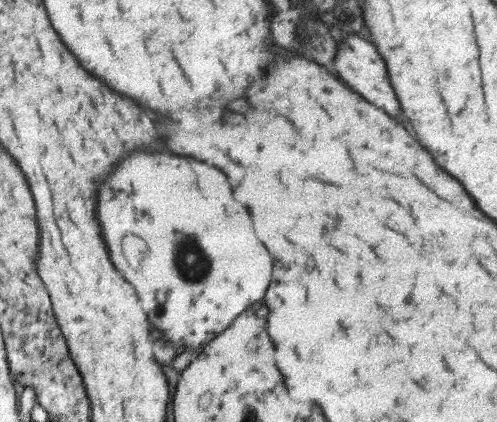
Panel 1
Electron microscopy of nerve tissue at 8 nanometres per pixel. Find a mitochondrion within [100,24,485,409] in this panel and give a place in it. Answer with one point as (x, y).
(192, 264)

